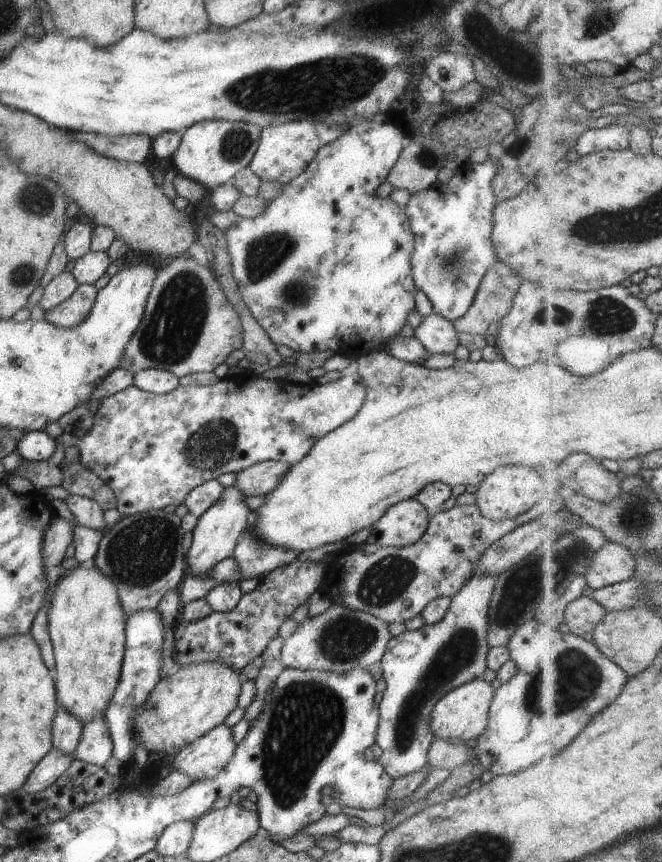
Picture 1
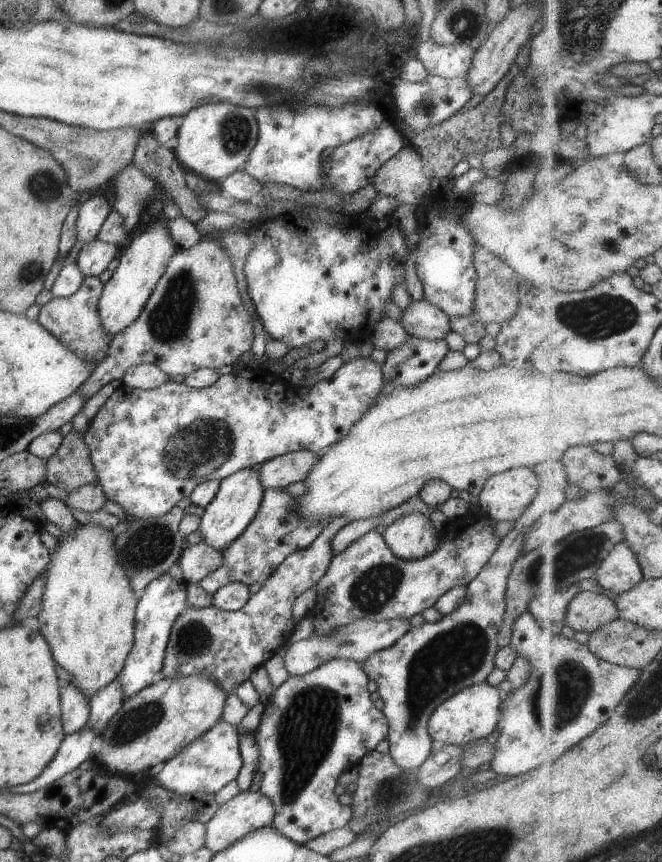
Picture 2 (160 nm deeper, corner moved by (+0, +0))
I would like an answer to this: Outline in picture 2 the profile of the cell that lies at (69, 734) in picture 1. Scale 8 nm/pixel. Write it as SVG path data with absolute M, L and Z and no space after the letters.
M65 682L60 684L59 702L64 734L79 730L88 720L89 699L73 683Z

